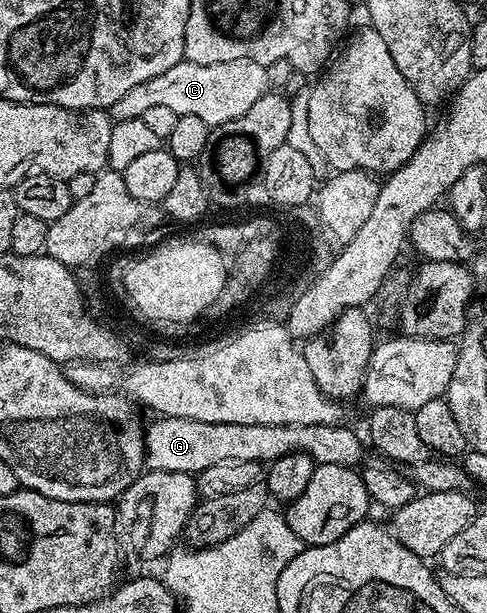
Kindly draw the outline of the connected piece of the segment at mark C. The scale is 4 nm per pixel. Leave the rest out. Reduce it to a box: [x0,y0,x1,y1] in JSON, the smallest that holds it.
[111,58,268,126]

